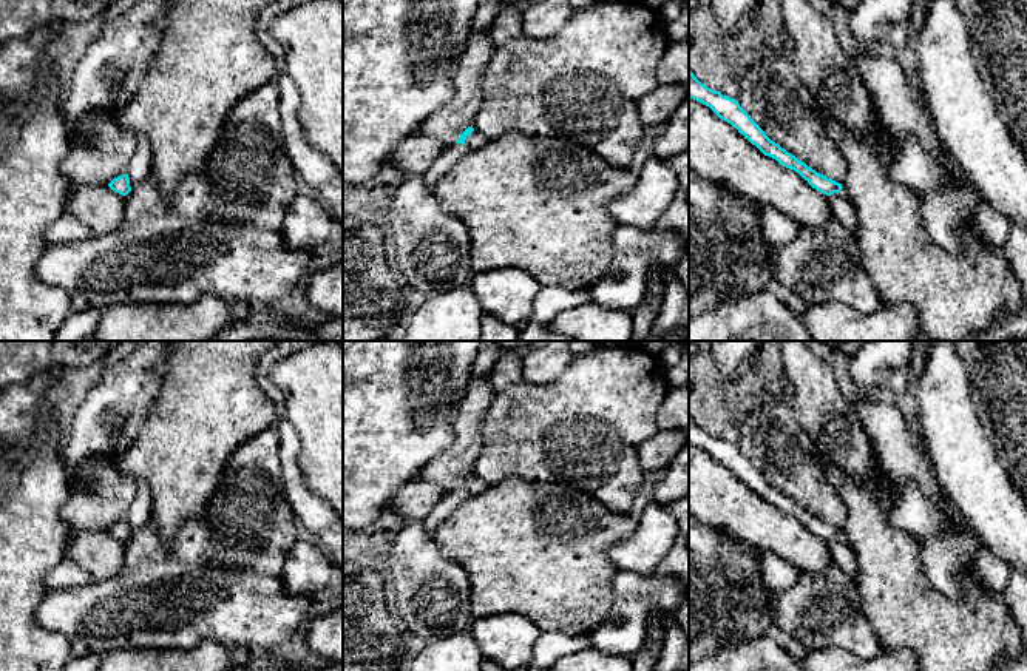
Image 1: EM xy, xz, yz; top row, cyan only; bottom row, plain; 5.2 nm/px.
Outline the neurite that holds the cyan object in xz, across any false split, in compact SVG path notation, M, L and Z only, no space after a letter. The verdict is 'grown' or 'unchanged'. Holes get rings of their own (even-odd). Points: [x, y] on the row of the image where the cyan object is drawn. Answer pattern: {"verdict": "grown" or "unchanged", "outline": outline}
{"verdict": "grown", "outline": "M468 126L459 137L457 143L448 148L436 162L423 173L423 180L428 188L436 187L439 179L448 173L469 150L465 145L466 137L474 131Z"}

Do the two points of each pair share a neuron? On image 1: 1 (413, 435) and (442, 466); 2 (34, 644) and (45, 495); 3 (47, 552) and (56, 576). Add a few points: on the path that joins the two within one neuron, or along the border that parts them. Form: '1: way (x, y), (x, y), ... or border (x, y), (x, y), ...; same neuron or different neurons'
1: border (453, 426), (454, 438), (417, 475); different neurons
2: way (23, 606), (25, 532); same neuron
3: border (67, 556), (45, 576), (47, 590); different neurons

